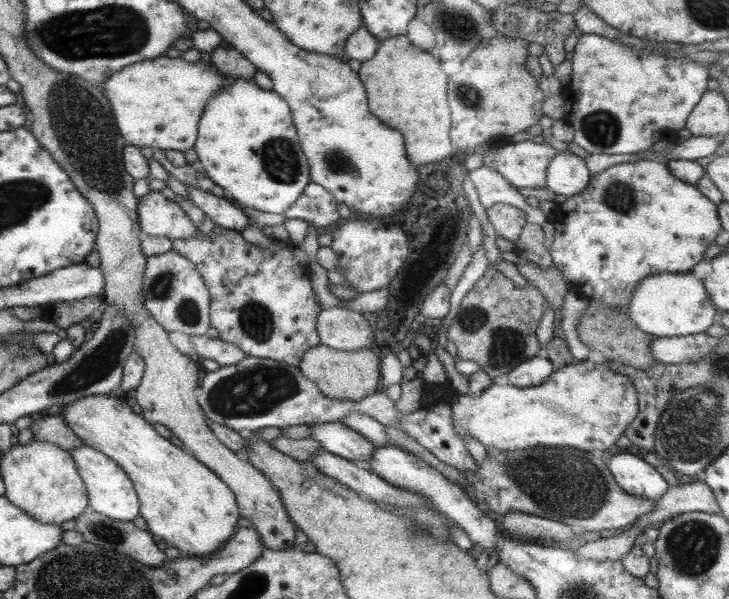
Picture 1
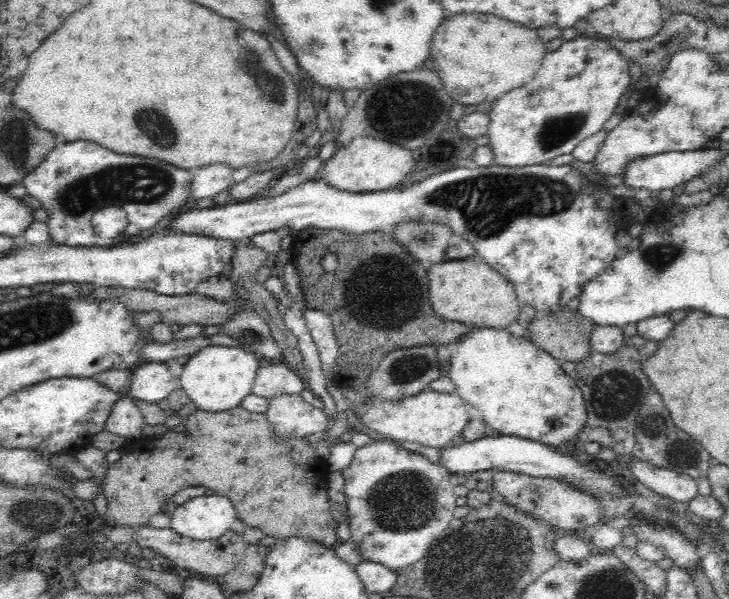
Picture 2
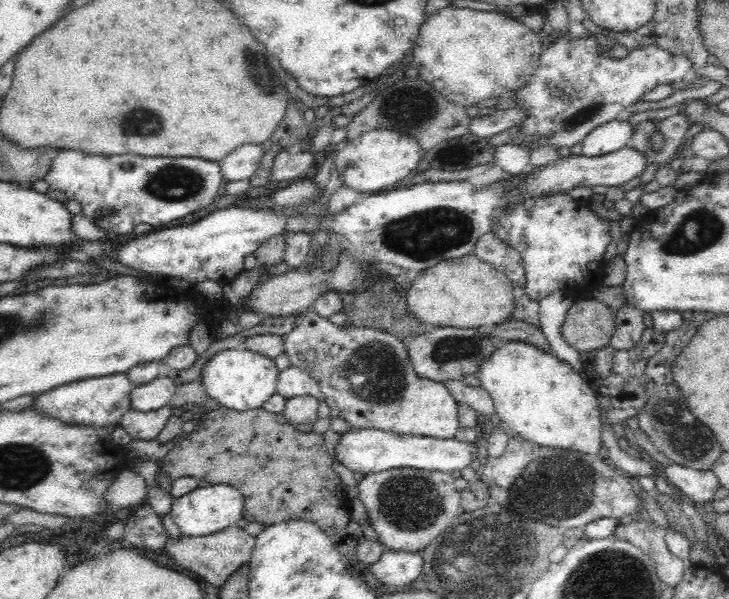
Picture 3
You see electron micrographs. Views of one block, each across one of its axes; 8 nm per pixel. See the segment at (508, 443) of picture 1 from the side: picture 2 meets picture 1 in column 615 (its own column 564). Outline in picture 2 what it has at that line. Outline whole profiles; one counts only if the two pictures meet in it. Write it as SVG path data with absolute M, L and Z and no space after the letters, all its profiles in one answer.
M491 326L473 327L460 340L456 341L456 352L450 356L450 368L447 375L450 382L455 386L455 391L459 394L462 401L467 405L476 407L480 415L484 417L487 426L494 428L496 432L500 432L504 436L517 436L528 440L535 440L542 444L550 446L558 446L560 442L566 442L575 439L575 434L580 430L586 418L586 409L584 409L584 400L581 390L576 386L576 382L561 368L561 363L556 361L552 356L548 355L544 350L537 348L533 342L530 342L526 337L514 338L511 332L506 332L505 329L497 329Z

